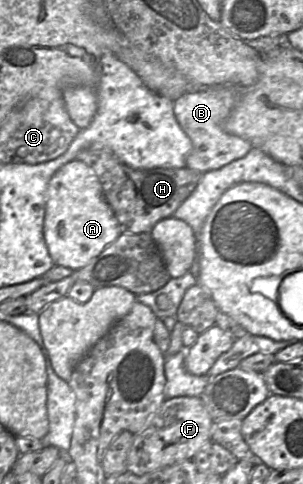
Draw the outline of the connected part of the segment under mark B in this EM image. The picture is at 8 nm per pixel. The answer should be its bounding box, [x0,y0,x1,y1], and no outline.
[173,85,253,173]

